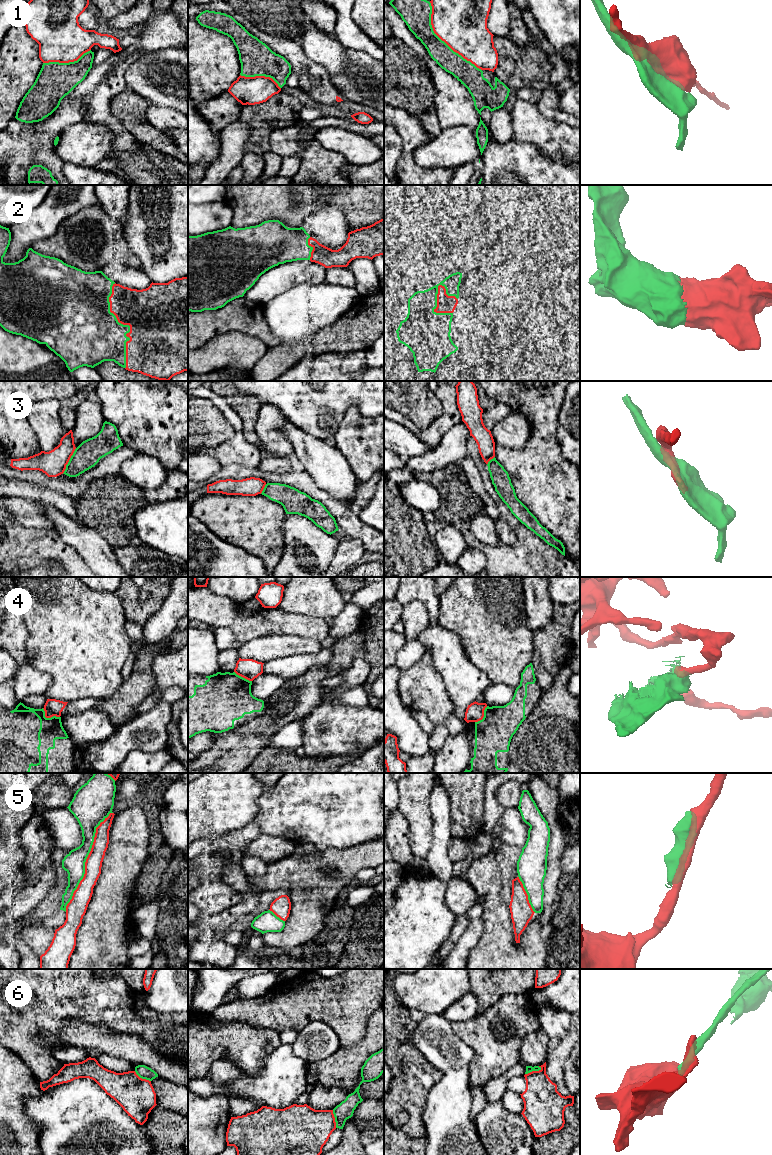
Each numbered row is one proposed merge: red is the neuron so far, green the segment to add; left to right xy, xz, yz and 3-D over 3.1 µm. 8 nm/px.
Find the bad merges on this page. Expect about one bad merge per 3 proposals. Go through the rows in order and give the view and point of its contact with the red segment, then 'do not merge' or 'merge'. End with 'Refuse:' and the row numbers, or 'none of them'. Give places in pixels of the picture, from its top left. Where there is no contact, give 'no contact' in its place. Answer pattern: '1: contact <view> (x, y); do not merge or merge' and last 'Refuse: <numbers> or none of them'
1: contact yz (443, 40); do not merge
2: contact xy (126, 324); merge
3: contact xy (68, 461); do not merge
4: contact xy (48, 717); do not merge
5: contact xy (86, 861); do not merge
6: contact yz (533, 1071); do not merge
Refuse: 1, 3, 4, 5, 6

